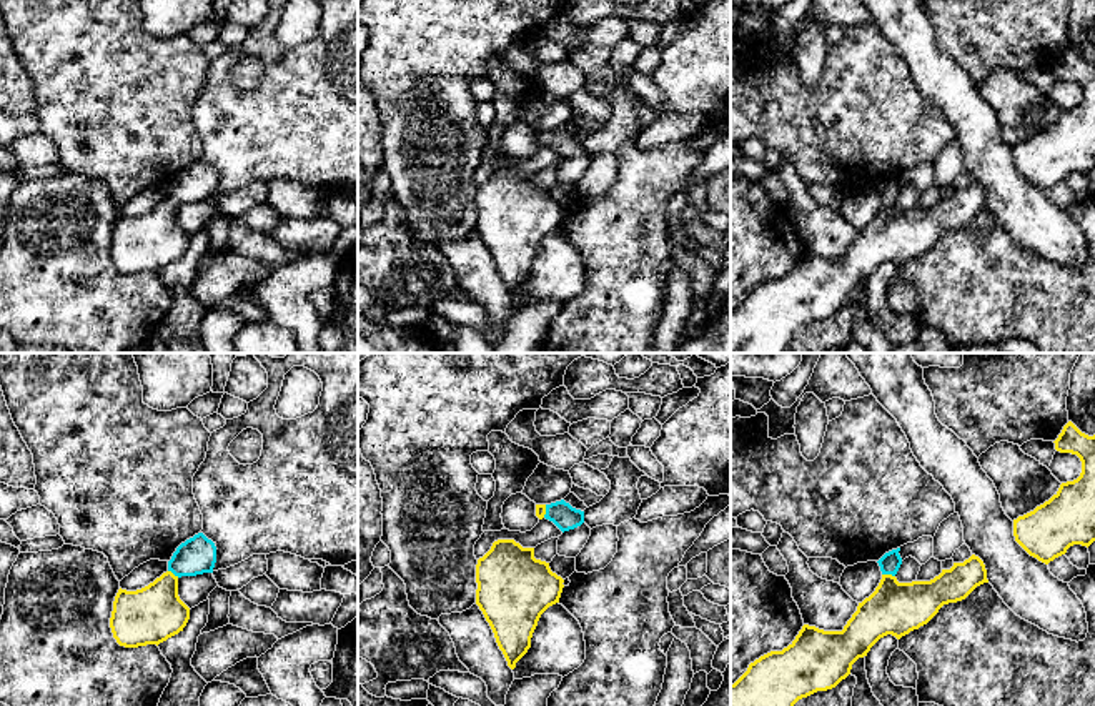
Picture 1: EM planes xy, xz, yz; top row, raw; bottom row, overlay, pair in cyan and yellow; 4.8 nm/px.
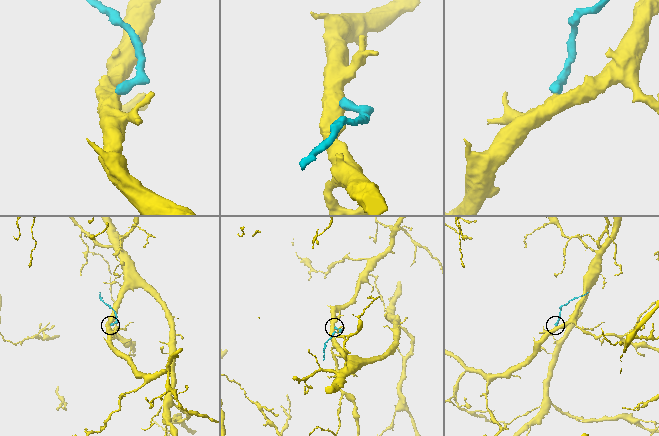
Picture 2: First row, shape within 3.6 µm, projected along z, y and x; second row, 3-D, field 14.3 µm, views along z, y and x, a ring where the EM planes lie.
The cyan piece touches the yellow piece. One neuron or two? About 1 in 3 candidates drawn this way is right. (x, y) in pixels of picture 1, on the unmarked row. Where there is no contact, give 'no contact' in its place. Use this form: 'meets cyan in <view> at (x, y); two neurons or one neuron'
meets cyan in yz at (889, 200); one neuron

